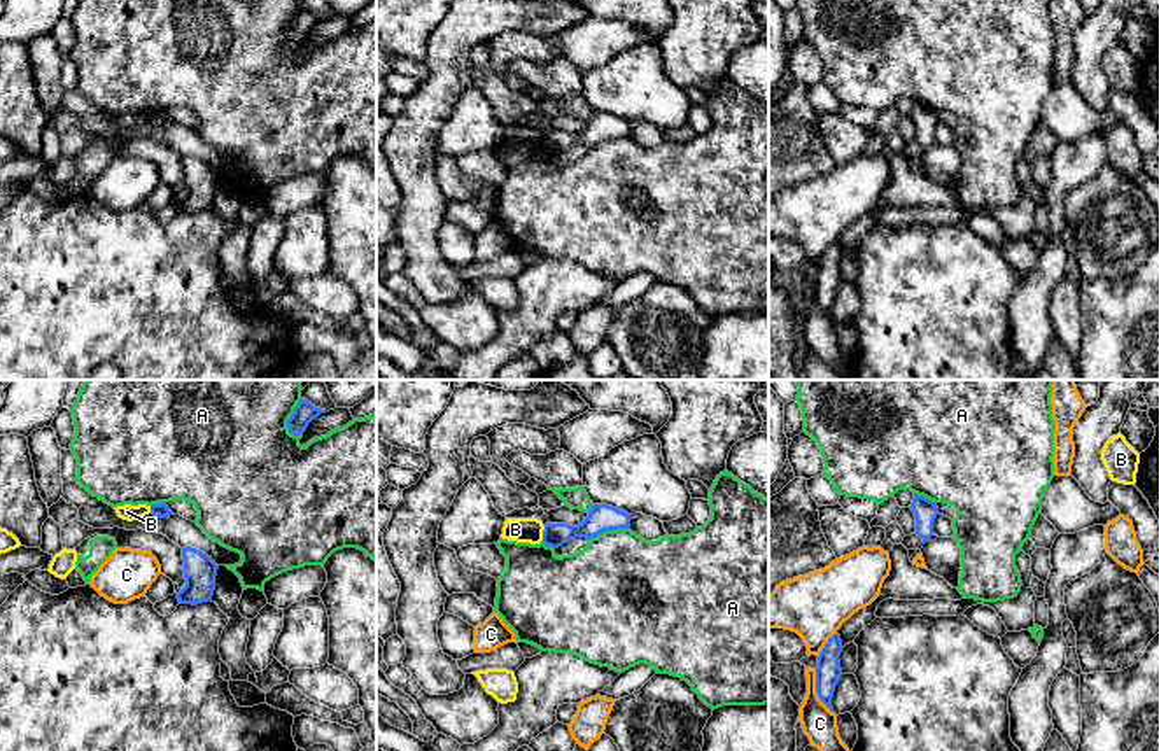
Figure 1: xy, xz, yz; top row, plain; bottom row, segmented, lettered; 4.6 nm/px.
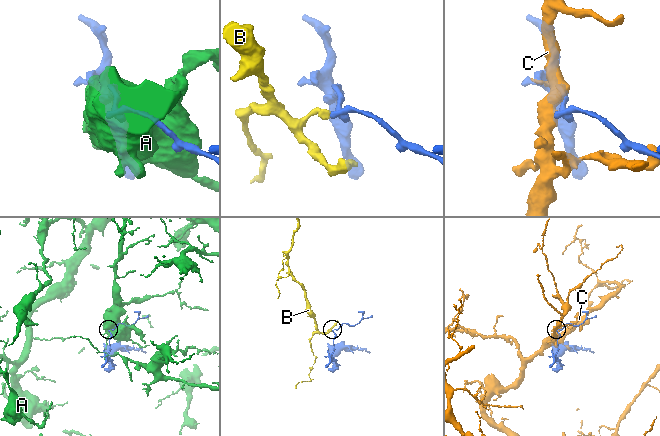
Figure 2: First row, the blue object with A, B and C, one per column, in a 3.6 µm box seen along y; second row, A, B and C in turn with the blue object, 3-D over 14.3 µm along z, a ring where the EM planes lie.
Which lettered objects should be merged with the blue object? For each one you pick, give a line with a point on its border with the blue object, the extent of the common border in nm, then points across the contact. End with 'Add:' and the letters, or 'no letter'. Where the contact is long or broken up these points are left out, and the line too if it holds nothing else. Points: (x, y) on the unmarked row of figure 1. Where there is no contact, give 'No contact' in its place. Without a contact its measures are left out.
Add: no letter

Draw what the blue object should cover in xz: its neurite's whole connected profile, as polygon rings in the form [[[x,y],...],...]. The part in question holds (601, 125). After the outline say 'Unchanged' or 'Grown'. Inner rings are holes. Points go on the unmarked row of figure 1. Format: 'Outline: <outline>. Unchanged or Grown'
Outline: [[[594,112],[588,124],[578,131],[546,131],[543,138],[543,151],[558,156],[576,145],[597,145],[606,138],[630,137],[630,124],[627,119],[608,114]]]. Unchanged

